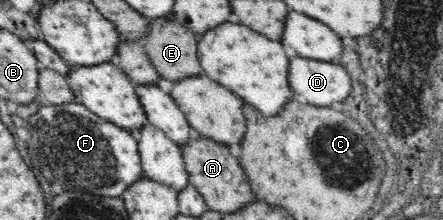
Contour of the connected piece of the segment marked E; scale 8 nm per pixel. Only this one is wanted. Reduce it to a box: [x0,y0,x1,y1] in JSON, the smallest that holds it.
[142,17,202,81]

